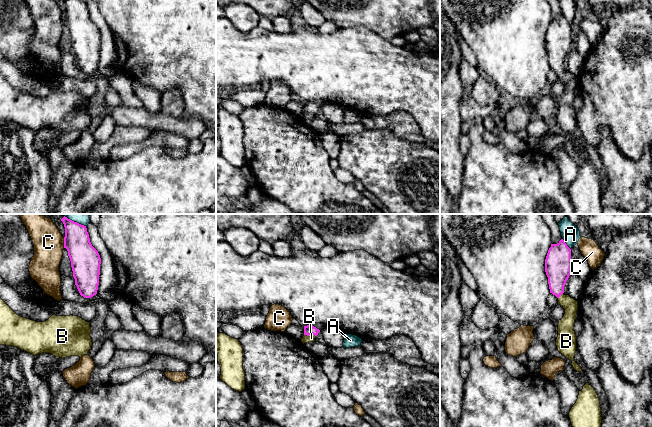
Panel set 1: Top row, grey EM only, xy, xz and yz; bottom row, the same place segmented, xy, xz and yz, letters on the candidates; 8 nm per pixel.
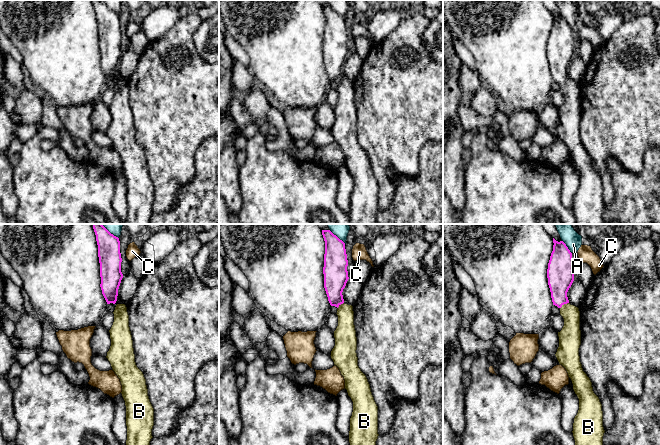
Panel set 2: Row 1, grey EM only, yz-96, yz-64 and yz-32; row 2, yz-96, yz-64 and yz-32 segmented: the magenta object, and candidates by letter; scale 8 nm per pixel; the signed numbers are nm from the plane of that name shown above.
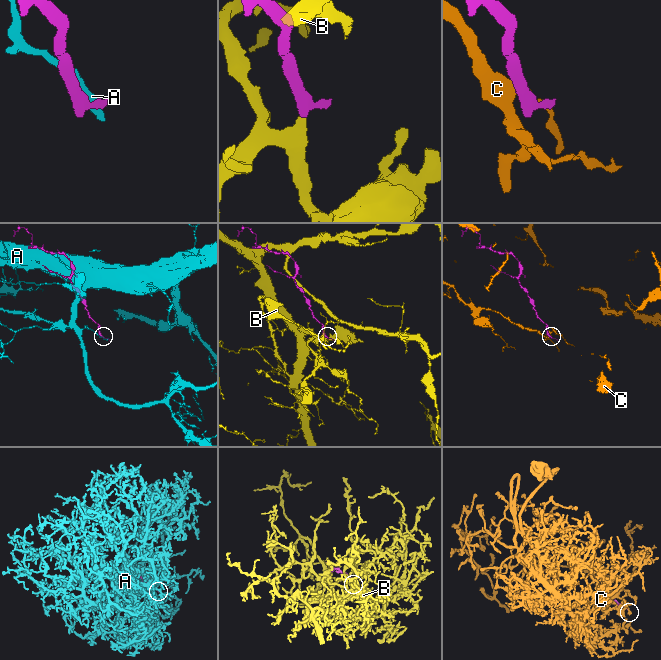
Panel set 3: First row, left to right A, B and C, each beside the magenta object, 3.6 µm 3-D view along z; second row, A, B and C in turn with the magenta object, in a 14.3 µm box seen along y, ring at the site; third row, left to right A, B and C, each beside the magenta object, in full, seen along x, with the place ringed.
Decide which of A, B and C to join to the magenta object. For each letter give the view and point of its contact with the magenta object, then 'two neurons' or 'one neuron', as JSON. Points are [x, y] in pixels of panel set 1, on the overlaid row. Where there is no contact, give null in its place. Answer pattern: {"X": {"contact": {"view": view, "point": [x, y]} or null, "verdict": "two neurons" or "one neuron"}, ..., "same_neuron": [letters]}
{"A": {"contact": {"view": "yz", "point": [566, 244]}, "verdict": "two neurons"}, "B": {"contact": {"view": "xz", "point": [310, 334]}, "verdict": "one neuron"}, "C": {"contact": {"view": "xy", "point": [64, 242]}, "verdict": "two neurons"}, "same_neuron": ["B"]}

